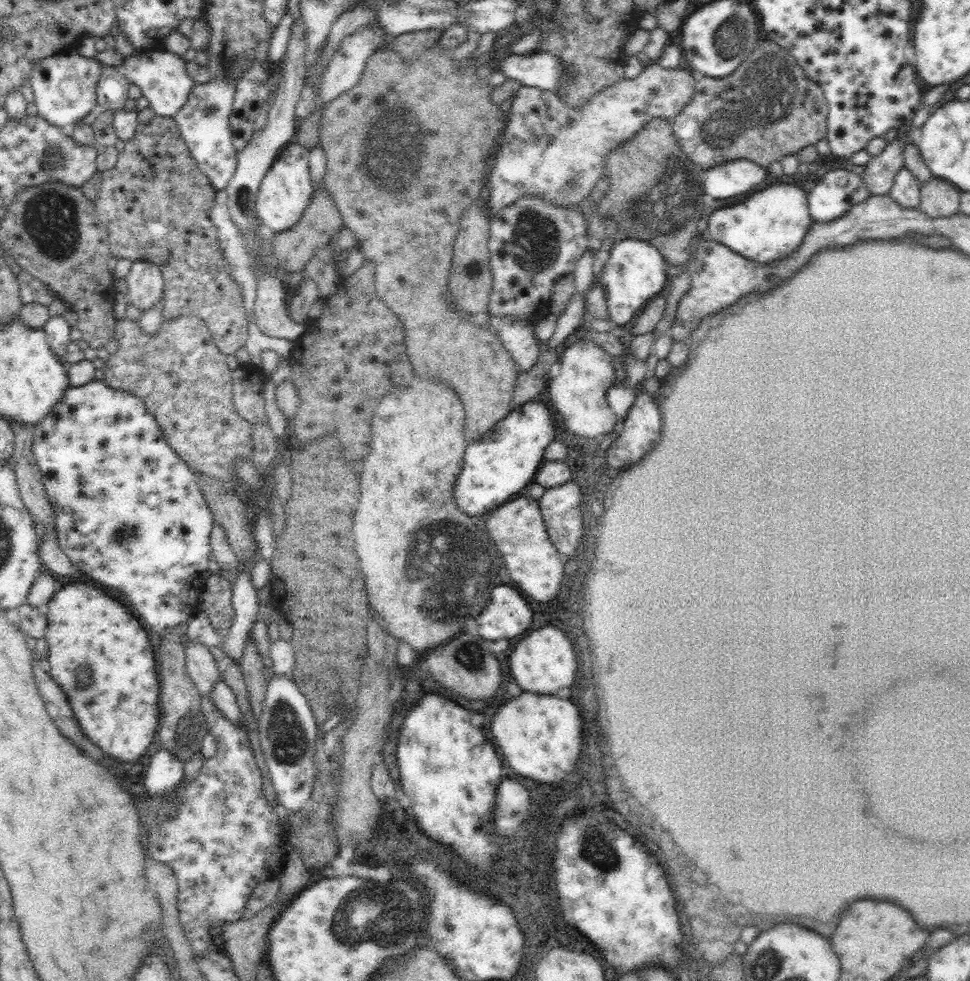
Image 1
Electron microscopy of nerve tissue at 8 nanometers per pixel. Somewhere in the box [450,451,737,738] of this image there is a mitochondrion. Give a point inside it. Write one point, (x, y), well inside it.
(467, 652)

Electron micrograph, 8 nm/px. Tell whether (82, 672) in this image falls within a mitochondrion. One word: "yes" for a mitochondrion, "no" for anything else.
yes

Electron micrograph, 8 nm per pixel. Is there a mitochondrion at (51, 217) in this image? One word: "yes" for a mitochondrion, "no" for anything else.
yes

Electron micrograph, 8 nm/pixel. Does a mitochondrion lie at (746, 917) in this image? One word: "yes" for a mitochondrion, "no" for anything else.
no

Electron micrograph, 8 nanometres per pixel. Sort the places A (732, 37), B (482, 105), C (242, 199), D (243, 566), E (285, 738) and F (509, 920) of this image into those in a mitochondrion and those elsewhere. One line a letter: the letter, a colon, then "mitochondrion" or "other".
A: mitochondrion
B: other
C: mitochondrion
D: other
E: mitochondrion
F: mitochondrion

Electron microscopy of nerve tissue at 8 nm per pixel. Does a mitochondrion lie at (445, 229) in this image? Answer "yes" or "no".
no

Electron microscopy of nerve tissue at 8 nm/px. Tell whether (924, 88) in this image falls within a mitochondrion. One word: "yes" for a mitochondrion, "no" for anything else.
no

